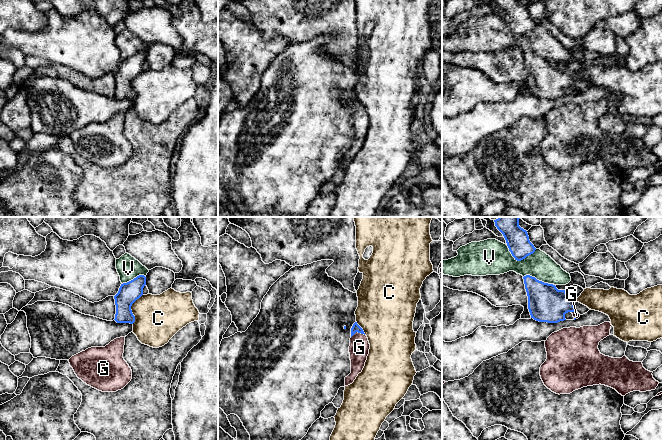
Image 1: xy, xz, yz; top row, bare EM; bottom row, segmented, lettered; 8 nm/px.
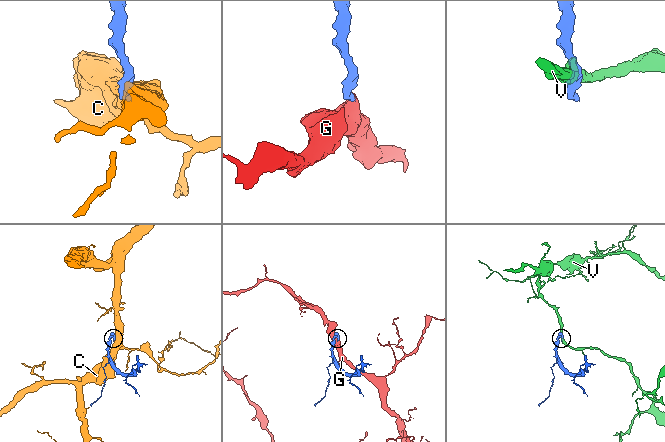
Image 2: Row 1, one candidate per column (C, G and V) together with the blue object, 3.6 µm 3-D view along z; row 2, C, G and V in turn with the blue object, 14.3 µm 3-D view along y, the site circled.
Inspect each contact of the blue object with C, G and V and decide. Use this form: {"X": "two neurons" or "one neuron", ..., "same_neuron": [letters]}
{"C": "two neurons", "G": "one neuron", "V": "two neurons", "same_neuron": ["G"]}

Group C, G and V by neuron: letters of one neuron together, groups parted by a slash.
C / G / V

